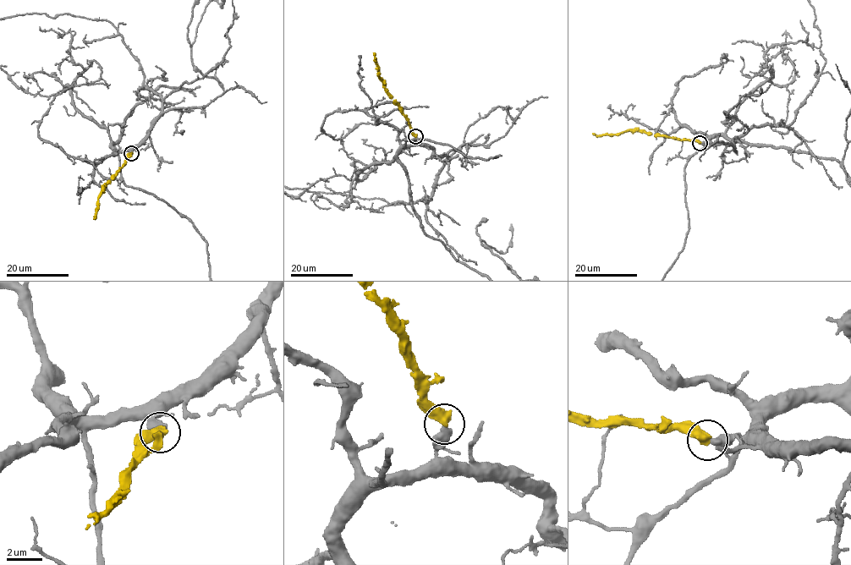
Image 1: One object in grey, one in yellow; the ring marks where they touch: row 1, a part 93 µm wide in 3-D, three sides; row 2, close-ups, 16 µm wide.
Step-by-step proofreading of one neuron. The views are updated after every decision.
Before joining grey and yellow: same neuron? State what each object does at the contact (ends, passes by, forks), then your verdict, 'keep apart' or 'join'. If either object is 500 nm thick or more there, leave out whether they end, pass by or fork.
keep apart

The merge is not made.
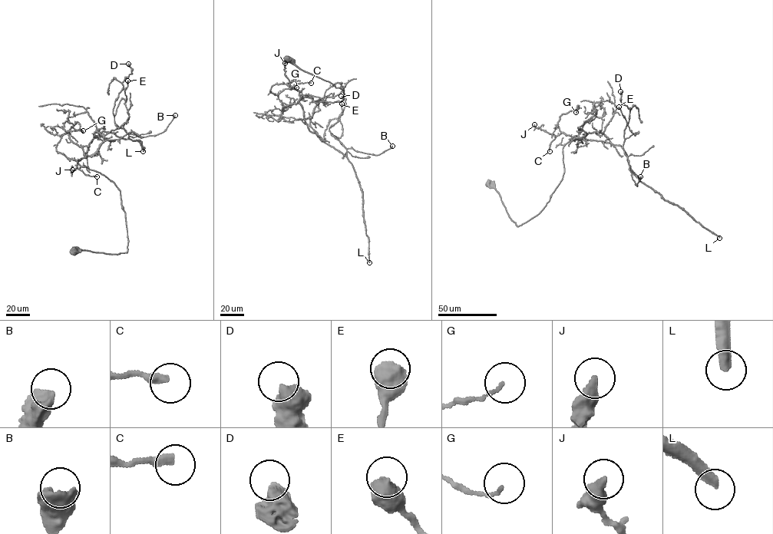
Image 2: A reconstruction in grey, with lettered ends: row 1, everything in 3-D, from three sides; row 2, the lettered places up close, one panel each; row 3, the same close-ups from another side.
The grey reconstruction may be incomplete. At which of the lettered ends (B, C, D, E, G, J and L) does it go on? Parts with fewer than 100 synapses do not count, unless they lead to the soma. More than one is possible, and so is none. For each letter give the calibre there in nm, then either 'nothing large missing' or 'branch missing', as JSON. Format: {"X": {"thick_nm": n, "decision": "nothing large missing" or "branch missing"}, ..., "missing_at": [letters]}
{"B": {"thick_nm": 550, "decision": "nothing large missing"}, "C": {"thick_nm": 320, "decision": "nothing large missing"}, "D": {"thick_nm": 600, "decision": "nothing large missing"}, "E": {"thick_nm": 650, "decision": "nothing large missing"}, "G": {"thick_nm": 100, "decision": "nothing large missing"}, "J": {"thick_nm": 440, "decision": "nothing large missing"}, "L": {"thick_nm": 400, "decision": "branch missing"}, "missing_at": ["L"]}

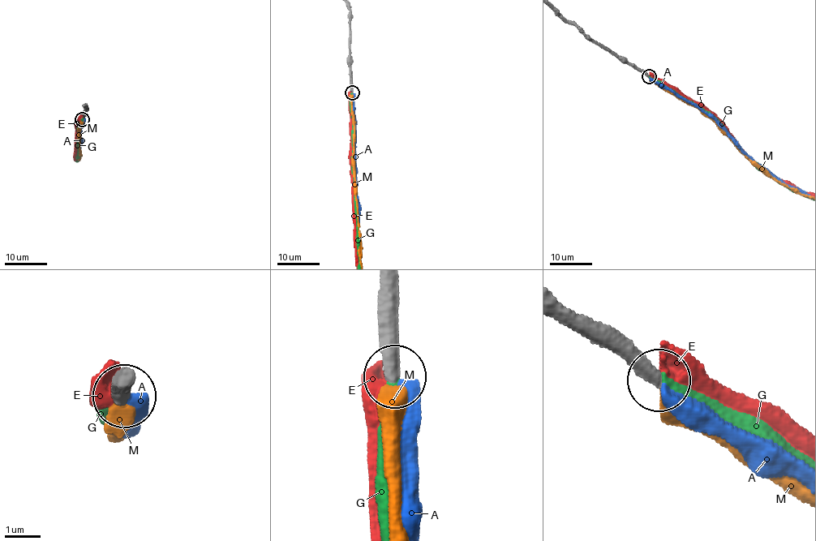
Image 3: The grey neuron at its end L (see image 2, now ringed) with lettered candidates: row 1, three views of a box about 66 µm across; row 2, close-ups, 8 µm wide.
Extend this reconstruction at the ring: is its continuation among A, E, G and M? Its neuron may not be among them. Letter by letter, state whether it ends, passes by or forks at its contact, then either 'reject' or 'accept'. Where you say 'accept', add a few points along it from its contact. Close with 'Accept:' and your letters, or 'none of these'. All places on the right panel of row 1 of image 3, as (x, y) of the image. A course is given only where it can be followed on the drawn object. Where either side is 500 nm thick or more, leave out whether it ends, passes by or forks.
A: it ends | reject
E: it passes by | reject
G: it ends | accept
M: reject
Accept: G

